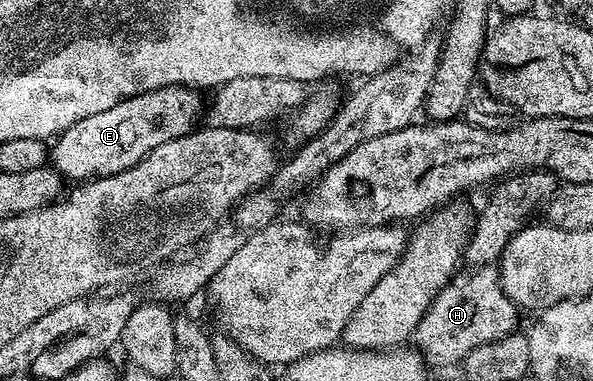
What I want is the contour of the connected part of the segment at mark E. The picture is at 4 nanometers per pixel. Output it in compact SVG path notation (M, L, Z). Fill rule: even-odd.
M160 88L121 100L103 114L91 114L83 122L75 122L51 144L51 167L66 181L88 182L111 174L119 174L135 166L155 146L183 138L194 131L197 115L202 115L202 93L192 88Z

